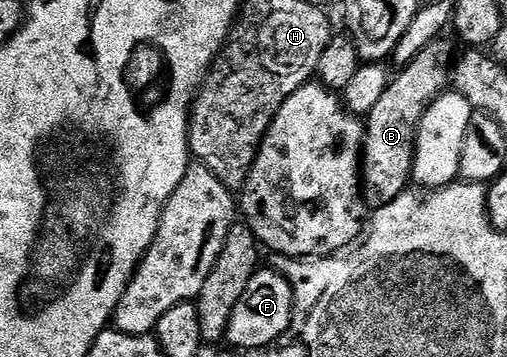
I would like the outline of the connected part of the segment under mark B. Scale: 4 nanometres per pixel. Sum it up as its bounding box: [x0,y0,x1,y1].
[363,39,455,203]

